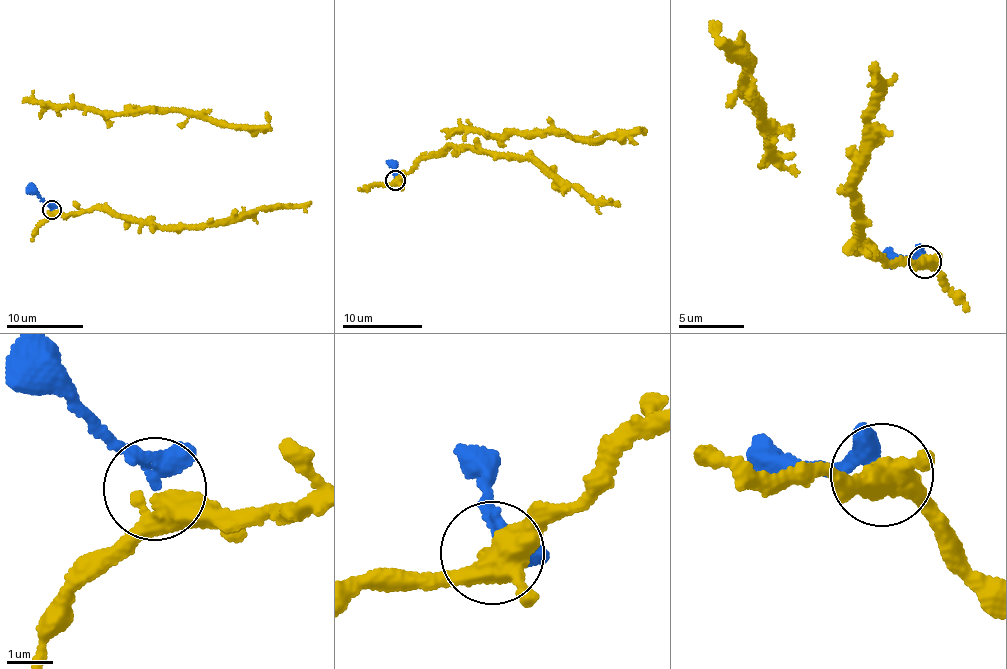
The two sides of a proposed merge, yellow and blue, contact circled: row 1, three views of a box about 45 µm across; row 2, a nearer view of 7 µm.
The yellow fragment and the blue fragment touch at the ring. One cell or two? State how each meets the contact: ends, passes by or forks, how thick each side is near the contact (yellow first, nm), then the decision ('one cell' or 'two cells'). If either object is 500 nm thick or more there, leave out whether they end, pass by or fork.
yellow forks there; blue ends there; 360 nm thick on the yellow side, 420 nm on the other; two cells

